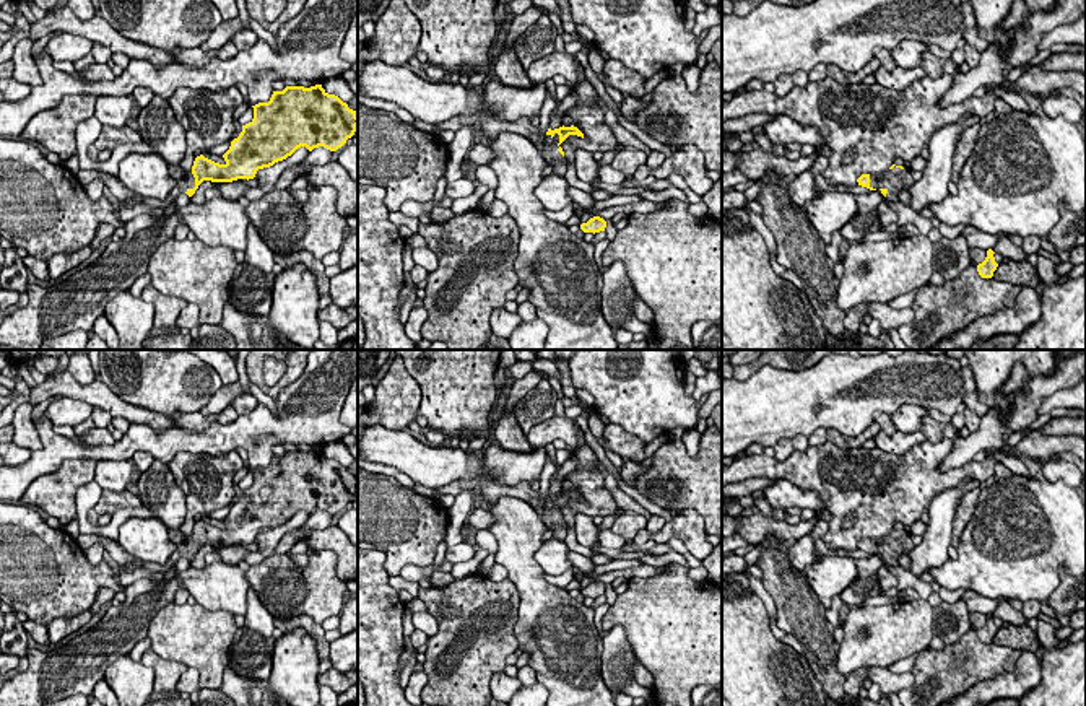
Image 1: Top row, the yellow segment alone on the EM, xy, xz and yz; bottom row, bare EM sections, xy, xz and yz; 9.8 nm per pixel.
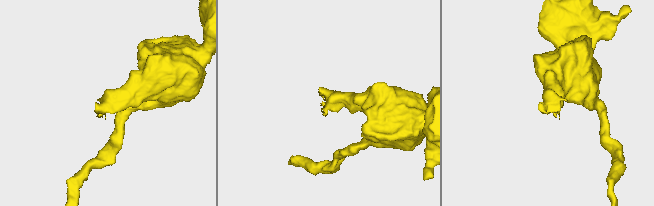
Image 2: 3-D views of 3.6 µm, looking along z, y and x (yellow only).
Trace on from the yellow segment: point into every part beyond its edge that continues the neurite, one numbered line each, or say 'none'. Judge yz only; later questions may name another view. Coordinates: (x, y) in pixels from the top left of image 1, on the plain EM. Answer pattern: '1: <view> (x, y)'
1: yz (894, 544)

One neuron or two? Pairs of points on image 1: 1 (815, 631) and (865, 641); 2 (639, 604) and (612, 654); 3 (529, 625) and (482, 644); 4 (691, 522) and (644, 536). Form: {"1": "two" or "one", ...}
{"1": "two", "2": "two", "3": "two", "4": "one"}

